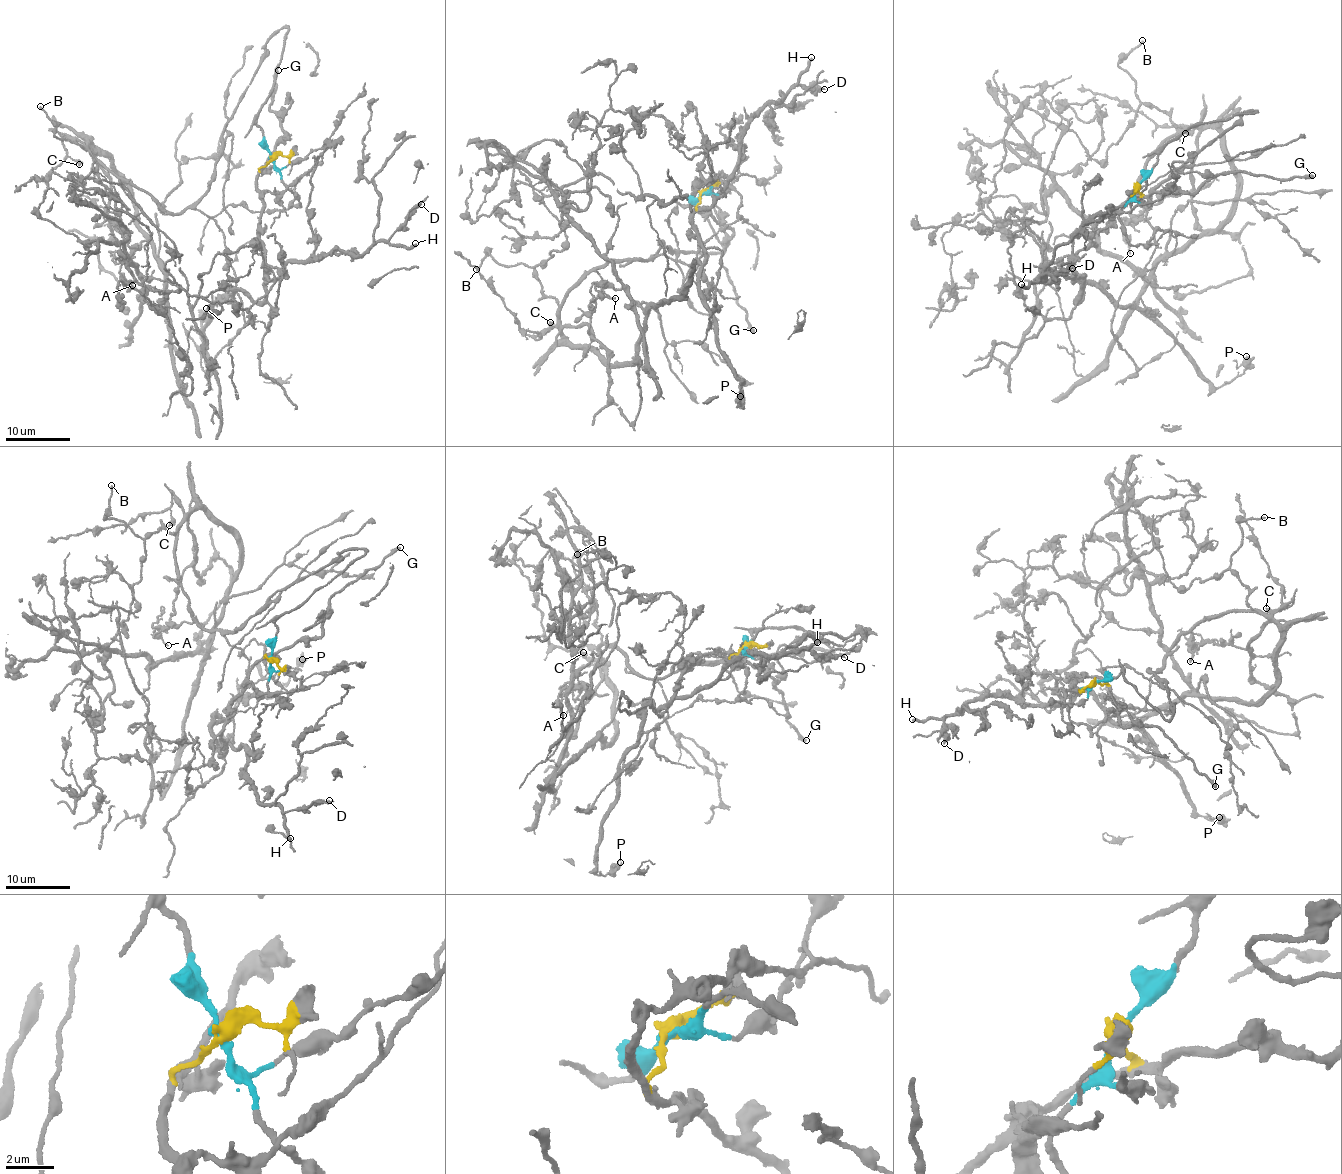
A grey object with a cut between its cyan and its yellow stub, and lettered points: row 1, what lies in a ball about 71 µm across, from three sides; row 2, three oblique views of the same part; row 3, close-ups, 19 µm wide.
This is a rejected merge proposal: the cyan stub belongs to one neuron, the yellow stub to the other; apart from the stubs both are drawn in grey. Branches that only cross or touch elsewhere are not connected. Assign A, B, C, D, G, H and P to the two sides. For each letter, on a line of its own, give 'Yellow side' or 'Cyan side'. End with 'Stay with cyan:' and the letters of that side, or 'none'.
A: Cyan side
B: Cyan side
C: Cyan side
D: Yellow side
G: Yellow side
H: Yellow side
P: Yellow side
Stay with cyan: A, B, C

